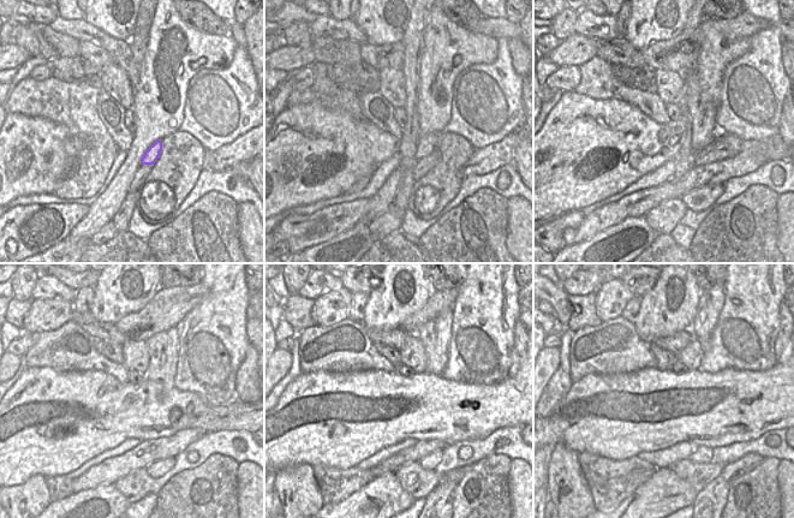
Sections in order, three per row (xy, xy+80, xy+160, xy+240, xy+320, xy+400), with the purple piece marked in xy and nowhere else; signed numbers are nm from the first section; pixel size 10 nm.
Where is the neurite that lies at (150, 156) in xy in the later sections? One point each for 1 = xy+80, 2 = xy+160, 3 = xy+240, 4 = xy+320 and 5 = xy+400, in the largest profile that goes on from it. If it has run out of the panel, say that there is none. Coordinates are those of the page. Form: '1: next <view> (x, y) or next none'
1: next xy+80 (427, 143)
2: next xy+160 (703, 123)
3: next xy+240 (162, 347)
4: next xy+320 (435, 334)
5: next xy+400 (710, 303)

